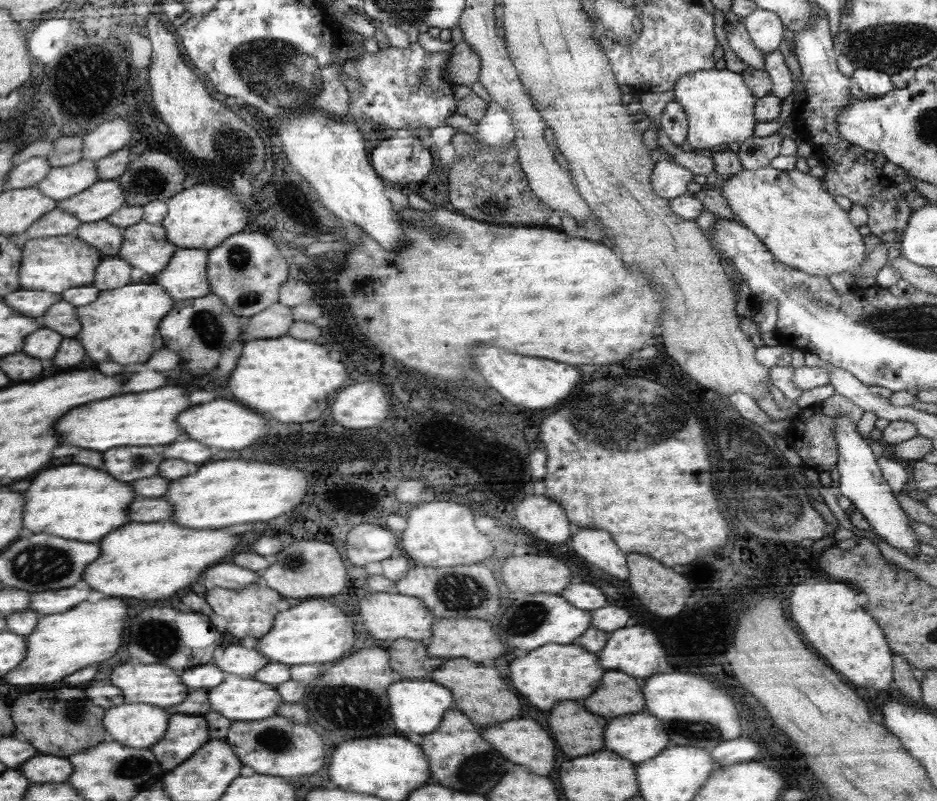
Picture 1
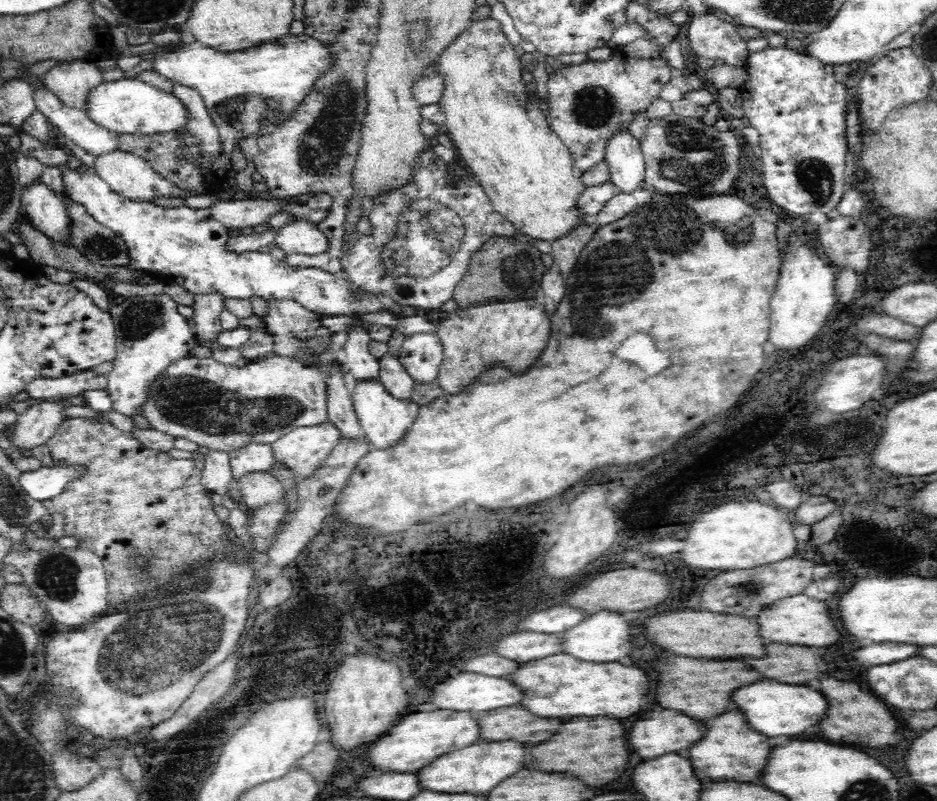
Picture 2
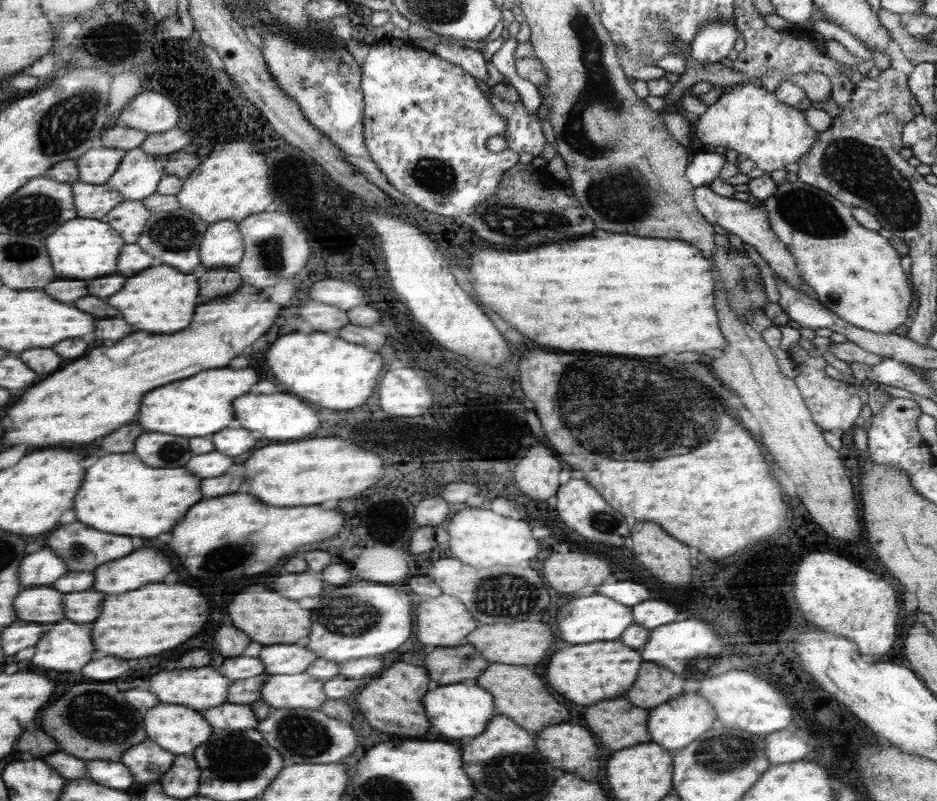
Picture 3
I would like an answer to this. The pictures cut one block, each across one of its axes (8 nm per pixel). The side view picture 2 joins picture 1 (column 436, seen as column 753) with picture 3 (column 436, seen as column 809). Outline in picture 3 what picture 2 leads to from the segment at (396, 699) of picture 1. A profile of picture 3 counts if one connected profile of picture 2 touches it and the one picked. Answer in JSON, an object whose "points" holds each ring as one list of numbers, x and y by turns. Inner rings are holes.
{"points":[[448,684,428,690,428,696,424,698,424,708,428,708,428,720,432,720,432,726,438,728,438,732,448,738,471,740,486,731,484,728,488,720,496,716,492,696,480,686,466,686,466,684]]}

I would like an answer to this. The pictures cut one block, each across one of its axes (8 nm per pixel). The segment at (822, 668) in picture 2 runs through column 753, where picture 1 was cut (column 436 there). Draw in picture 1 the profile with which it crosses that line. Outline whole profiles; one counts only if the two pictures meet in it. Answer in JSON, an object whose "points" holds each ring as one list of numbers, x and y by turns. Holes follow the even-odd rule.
{"points":[[394,640,392,646,386,646,388,654,392,656,392,668,400,672,404,678,426,678,432,670,436,670,444,660,440,658,430,658,426,656,426,646,422,642,412,642,412,640],[404,644,414,644,414,648],[398,648,398,650,396,650]]}

